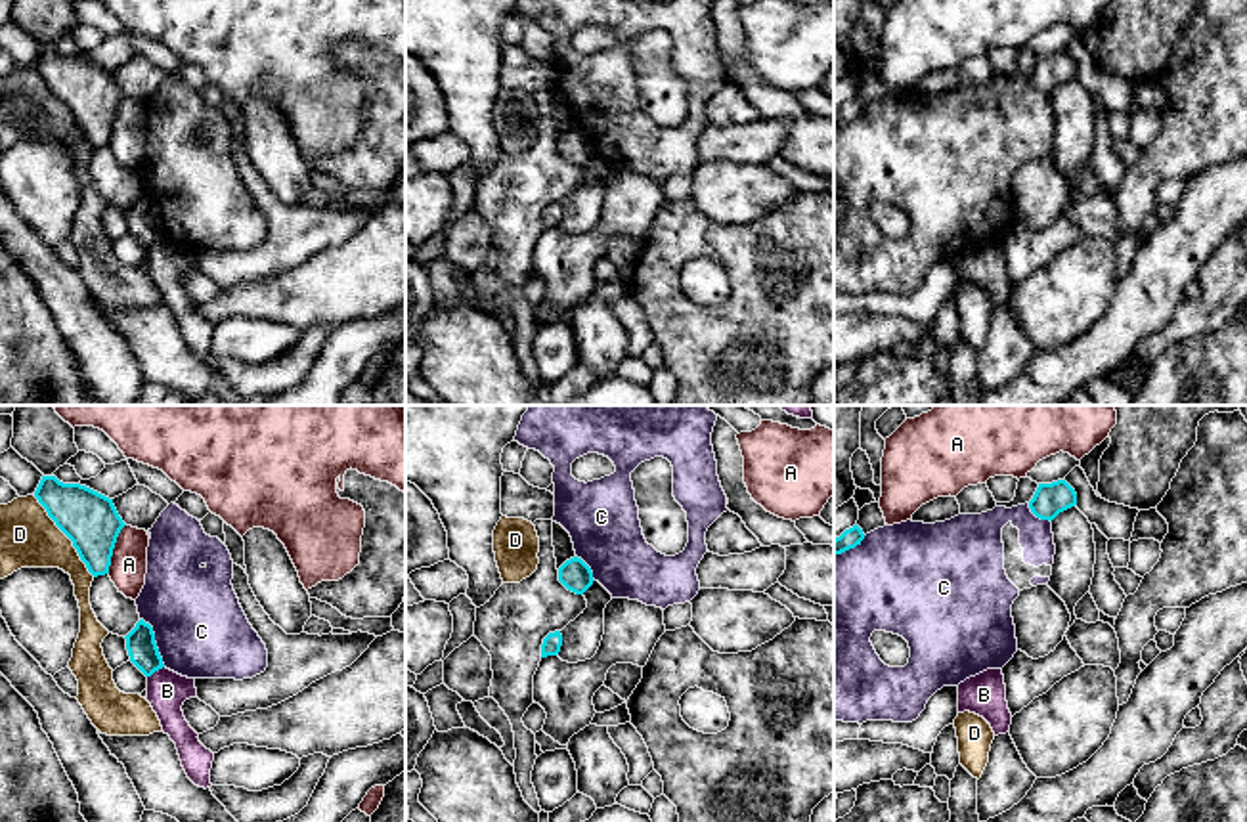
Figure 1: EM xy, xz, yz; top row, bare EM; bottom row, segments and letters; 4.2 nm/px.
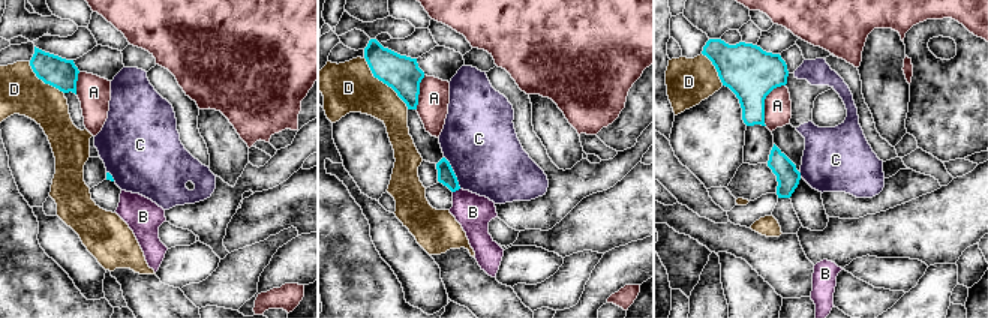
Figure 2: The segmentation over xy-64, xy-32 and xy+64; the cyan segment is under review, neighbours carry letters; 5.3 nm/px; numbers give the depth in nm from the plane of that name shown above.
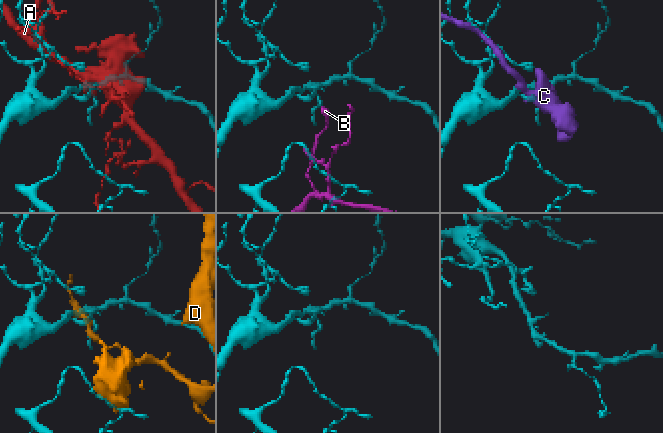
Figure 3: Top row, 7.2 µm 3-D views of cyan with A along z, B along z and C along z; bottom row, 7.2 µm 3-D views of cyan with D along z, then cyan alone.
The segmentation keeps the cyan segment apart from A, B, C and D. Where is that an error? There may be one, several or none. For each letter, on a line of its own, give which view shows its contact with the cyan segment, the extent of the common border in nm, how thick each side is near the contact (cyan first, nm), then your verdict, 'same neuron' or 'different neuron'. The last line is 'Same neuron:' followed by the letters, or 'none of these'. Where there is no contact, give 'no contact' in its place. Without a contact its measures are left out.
A: xy | 220 nm | 240/160 nm | different neuron
B: xy | 90 nm | 130/170 nm | different neuron
C: xy | 240 nm | 130/400 nm | different neuron
D: xy | 440 nm | 240/240 nm | different neuron
Same neuron: none of these

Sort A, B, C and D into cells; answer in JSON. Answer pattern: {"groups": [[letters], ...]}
{"groups": [["A"], ["B"], ["C"], ["D"]]}

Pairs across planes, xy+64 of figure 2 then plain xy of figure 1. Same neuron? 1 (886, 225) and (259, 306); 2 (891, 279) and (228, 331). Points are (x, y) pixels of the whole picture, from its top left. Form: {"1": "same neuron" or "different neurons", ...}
{"1": "same neuron", "2": "same neuron"}

